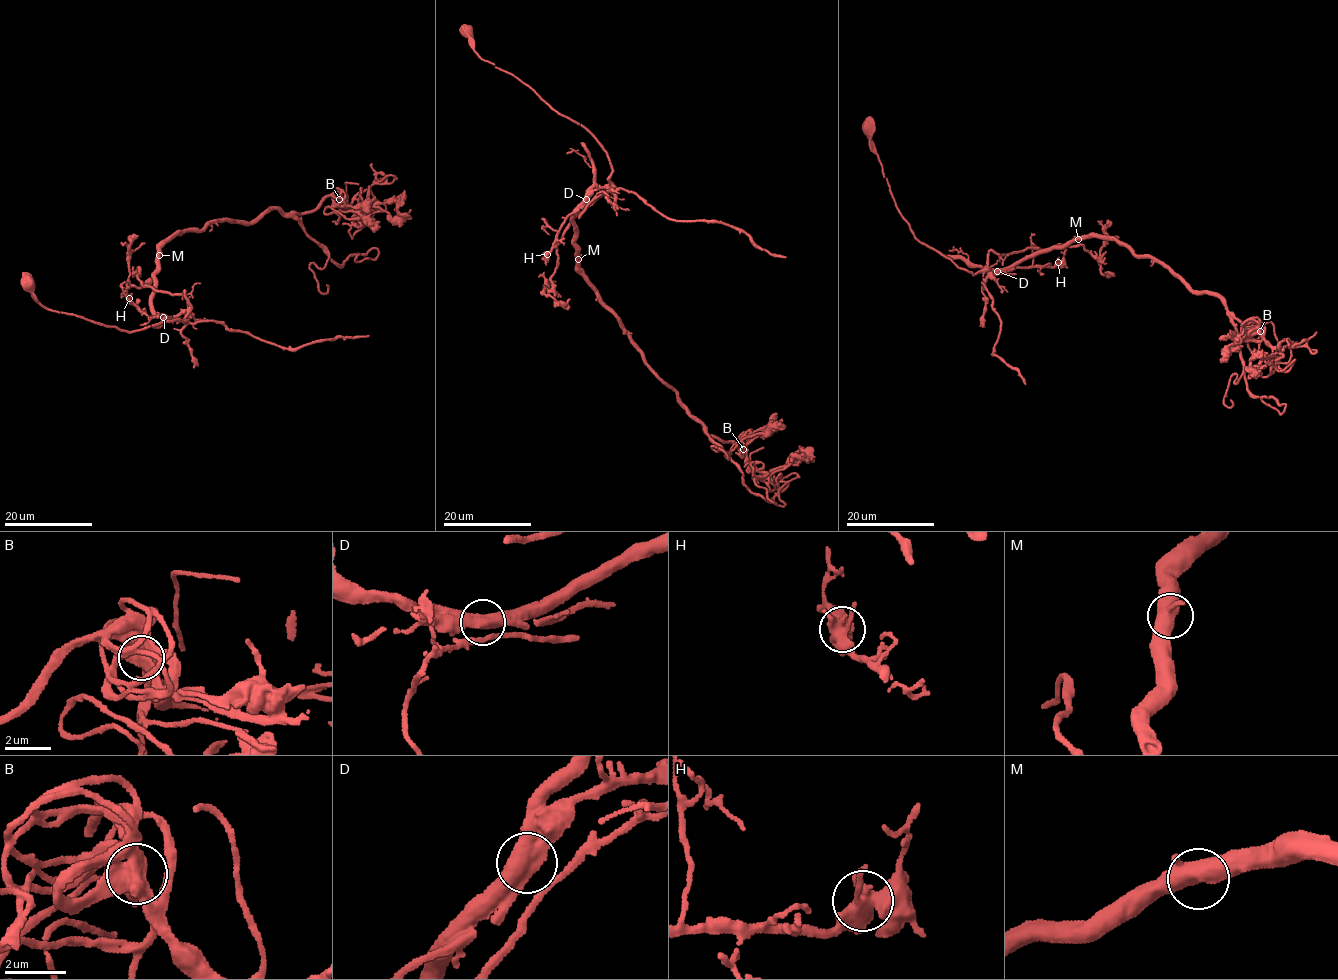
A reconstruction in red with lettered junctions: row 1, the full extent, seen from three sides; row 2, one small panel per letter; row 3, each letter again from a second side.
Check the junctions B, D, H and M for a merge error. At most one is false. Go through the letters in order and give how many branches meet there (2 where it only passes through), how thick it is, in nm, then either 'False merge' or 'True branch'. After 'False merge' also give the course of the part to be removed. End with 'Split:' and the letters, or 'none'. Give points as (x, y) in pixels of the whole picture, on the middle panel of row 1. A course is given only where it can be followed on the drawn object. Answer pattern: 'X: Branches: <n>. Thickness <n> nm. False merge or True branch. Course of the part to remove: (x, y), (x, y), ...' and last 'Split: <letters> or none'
B: Branches: 3. Thickness 500 nm. True branch
D: Branches: 3. Thickness 500 nm. False merge. Course of the part to remove: (586, 199), (594, 190), (612, 185), (612, 166), (600, 144), (531, 88), (481, 59), (462, 27)
H: Branches: 3. Thickness 480 nm. True branch
M: Branches: 3. Thickness 500 nm. True branch
Split: D

